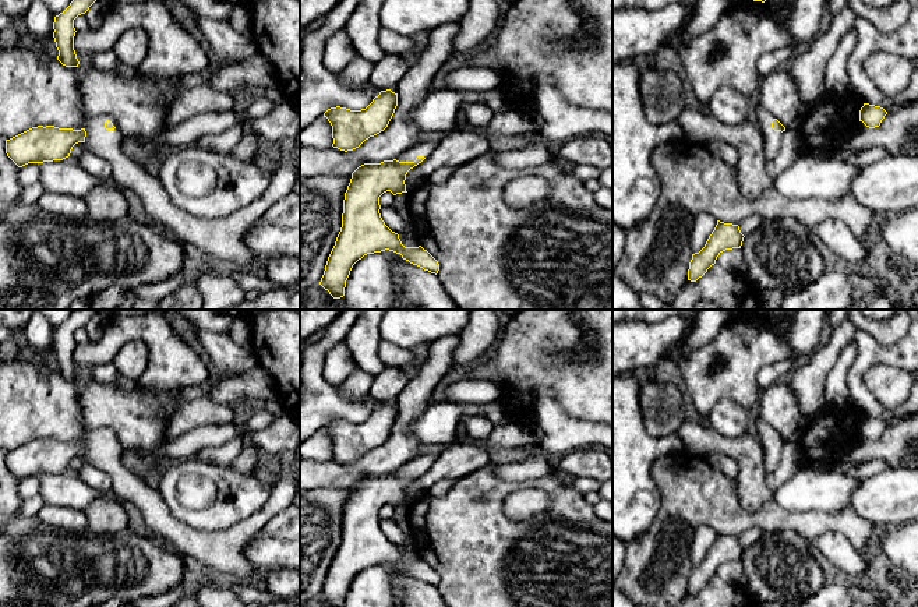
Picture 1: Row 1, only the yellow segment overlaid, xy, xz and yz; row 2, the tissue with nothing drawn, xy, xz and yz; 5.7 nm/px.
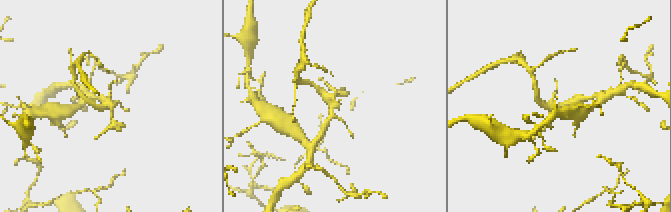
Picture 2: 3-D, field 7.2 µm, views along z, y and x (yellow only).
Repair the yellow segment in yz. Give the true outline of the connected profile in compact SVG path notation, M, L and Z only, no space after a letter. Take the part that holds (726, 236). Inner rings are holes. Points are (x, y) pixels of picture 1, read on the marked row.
M717 220L717 225L709 236L705 247L699 253L692 254L688 280L696 282L702 278L707 269L716 264L717 257L723 251L741 248L744 237L745 236L741 233L738 225Z

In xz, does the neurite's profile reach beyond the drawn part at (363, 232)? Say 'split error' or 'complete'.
split error

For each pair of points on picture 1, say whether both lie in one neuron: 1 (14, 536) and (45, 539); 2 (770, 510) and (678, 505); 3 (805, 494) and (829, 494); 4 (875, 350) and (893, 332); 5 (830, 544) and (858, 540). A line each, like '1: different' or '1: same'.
1: same
2: same
3: same
4: different
5: different

